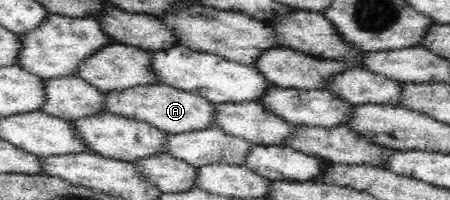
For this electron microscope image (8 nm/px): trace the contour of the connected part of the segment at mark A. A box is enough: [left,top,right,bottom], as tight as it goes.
[104,83,214,133]

